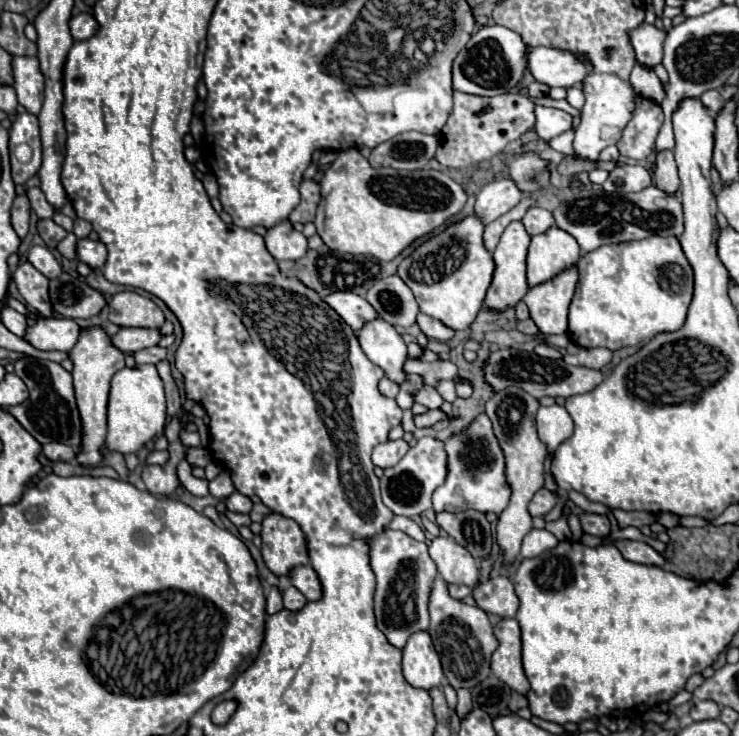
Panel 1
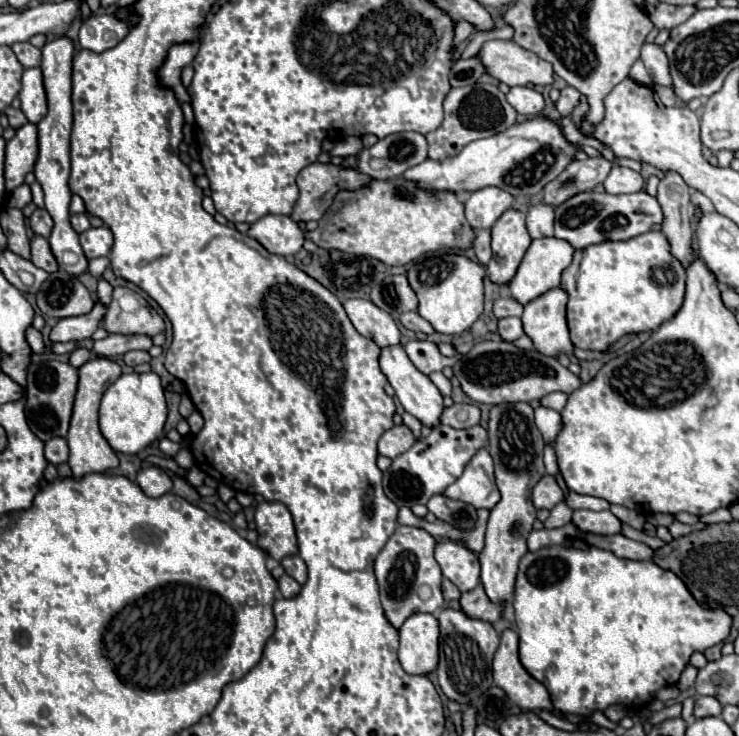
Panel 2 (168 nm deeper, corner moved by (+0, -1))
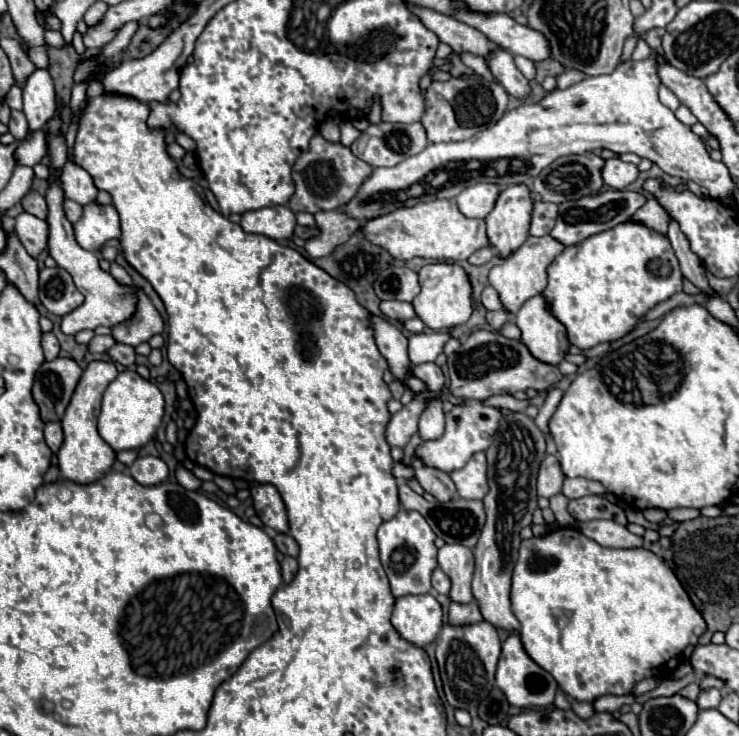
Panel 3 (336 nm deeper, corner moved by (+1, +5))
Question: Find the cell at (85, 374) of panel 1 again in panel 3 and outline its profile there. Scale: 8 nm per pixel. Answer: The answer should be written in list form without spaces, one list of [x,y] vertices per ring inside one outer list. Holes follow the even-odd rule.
[[[92,361],[86,371],[82,373],[78,387],[70,399],[70,405],[66,407],[66,413],[62,417],[62,429],[64,429],[64,443],[58,451],[58,469],[60,469],[60,477],[86,485],[86,483],[94,483],[100,477],[110,471],[112,463],[116,461],[116,453],[114,449],[104,443],[104,439],[98,435],[96,429],[96,419],[100,413],[100,401],[102,401],[102,393],[106,391],[108,383],[114,381],[118,375],[116,365],[112,361]]]

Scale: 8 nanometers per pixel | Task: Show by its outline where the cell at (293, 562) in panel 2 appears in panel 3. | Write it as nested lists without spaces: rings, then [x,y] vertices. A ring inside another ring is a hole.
[[[276,533],[274,543],[276,543],[278,551],[284,555],[292,555],[292,557],[298,555],[298,543],[288,533]]]

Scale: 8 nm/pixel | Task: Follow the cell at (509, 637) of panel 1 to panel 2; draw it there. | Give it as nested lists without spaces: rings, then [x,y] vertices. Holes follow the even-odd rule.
[[[505,629],[501,633],[501,645],[493,659],[493,679],[521,709],[551,711],[553,705],[547,689],[539,681],[535,681],[519,661],[517,641],[519,637],[513,629]]]

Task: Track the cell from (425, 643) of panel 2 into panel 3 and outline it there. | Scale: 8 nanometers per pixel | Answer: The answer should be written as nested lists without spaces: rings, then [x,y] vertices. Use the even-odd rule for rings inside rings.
[[[430,593],[398,597],[392,611],[392,625],[406,641],[424,647],[440,633],[442,607]]]

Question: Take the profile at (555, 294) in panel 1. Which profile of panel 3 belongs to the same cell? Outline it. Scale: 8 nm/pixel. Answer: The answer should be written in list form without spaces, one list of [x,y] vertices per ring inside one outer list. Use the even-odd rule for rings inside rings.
[[[542,295],[528,299],[516,313],[514,323],[520,327],[520,343],[542,363],[558,365],[568,353],[568,337],[564,325],[552,317]]]

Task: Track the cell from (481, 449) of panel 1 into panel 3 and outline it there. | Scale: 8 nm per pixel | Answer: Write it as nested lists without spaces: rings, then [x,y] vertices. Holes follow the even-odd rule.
[[[476,453],[462,469],[450,473],[456,491],[464,499],[482,499],[486,495],[486,455]]]

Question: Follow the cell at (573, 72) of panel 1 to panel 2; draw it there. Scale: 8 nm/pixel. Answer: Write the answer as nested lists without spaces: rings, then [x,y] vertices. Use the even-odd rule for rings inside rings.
[[[487,41],[479,57],[487,63],[489,75],[497,77],[509,87],[535,83],[535,85],[553,85],[555,71],[551,63],[519,47],[515,41]]]

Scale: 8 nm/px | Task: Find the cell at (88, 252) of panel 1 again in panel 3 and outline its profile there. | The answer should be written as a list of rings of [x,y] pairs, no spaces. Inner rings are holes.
[[[96,201],[84,205],[82,217],[72,225],[80,247],[96,251],[106,241],[120,237],[120,219],[114,205],[98,205]]]

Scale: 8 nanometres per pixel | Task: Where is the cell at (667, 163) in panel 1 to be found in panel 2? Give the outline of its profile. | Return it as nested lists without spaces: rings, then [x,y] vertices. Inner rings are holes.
[[[665,171],[657,191],[659,205],[663,207],[663,233],[671,243],[671,253],[685,267],[693,259],[693,227],[691,227],[691,189],[675,171]]]

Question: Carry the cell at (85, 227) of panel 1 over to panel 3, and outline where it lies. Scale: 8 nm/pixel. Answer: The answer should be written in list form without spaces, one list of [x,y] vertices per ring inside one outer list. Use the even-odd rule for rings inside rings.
[[[64,199],[62,207],[64,207],[64,213],[66,213],[66,219],[68,219],[70,223],[74,223],[74,221],[78,221],[78,217],[82,217],[82,205],[78,205],[76,201],[70,201],[70,199]]]

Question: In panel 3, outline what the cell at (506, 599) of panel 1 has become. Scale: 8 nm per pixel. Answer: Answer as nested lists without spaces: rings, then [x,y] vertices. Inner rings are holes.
[[[474,601],[468,605],[450,603],[450,611],[448,611],[450,625],[470,625],[470,623],[480,623],[480,621],[482,621],[482,613]]]

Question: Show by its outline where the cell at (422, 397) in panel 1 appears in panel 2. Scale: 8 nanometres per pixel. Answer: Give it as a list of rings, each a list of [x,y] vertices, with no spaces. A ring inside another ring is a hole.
[[[403,345],[383,347],[381,355],[379,355],[379,367],[381,367],[383,375],[387,377],[387,381],[391,383],[391,387],[395,389],[395,395],[401,401],[401,405],[405,407],[405,411],[411,413],[413,417],[417,417],[423,425],[437,427],[439,425],[439,415],[443,411],[443,397],[441,397],[439,389],[431,383],[431,379],[427,375],[423,375],[421,371],[417,371],[417,367],[407,357]]]

